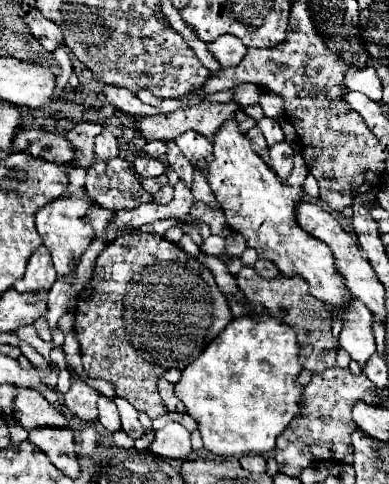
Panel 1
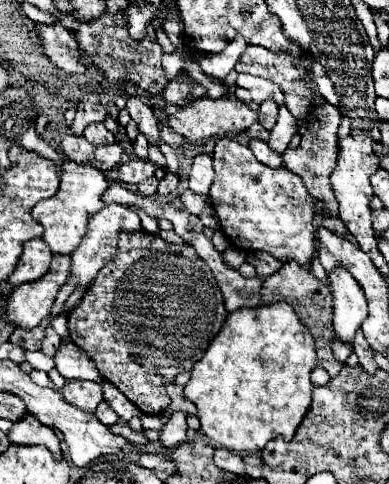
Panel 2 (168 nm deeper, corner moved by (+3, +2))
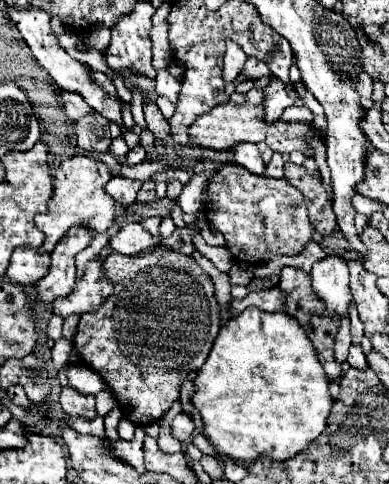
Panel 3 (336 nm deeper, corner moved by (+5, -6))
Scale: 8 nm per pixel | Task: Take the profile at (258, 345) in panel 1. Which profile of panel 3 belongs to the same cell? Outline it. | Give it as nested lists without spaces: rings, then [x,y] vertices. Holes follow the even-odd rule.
[[[247,308],[221,328],[207,362],[197,372],[191,404],[201,412],[205,436],[221,456],[243,464],[249,464],[259,456],[287,460],[309,448],[309,444],[325,430],[333,406],[327,386],[329,380],[315,356],[315,348],[293,316],[285,312],[271,314],[259,308]]]

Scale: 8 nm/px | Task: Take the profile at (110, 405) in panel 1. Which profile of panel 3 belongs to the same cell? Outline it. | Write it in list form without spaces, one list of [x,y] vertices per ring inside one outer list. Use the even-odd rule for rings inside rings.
[[[107,388],[101,390],[95,398],[97,398],[97,414],[99,416],[105,416],[115,406],[115,400],[113,400],[113,396],[111,396],[111,392]]]

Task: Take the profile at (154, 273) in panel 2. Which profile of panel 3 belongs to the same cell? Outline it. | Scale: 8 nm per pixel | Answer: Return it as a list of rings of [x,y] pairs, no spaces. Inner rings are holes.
[[[159,244],[135,256],[121,256],[121,252],[113,252],[107,258],[109,260],[105,260],[103,268],[105,276],[109,276],[113,284],[113,296],[103,300],[101,310],[81,314],[73,348],[77,356],[93,372],[97,372],[103,382],[107,382],[123,416],[135,426],[147,426],[159,420],[179,398],[179,388],[187,374],[205,364],[221,330],[221,306],[213,294],[211,276],[205,274],[191,256]]]

